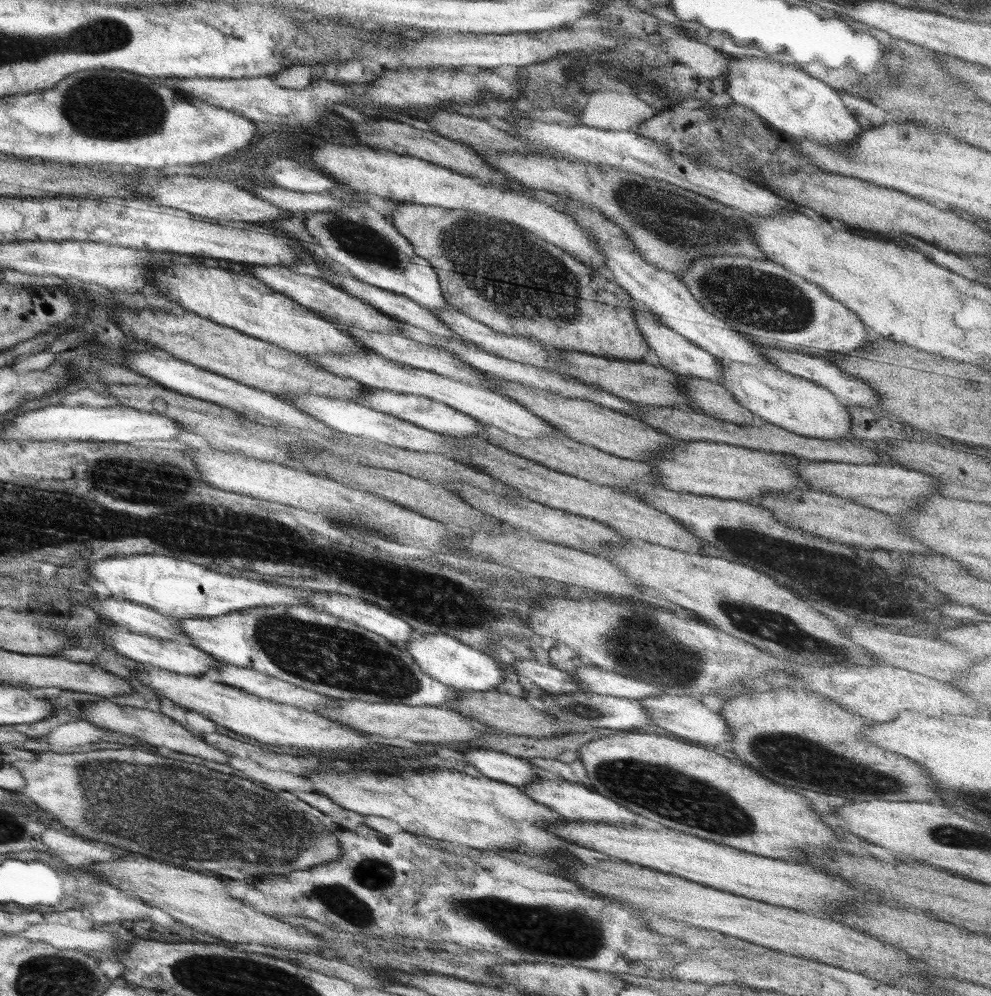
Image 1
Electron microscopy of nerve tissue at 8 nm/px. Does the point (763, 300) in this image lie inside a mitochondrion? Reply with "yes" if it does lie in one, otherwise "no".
yes

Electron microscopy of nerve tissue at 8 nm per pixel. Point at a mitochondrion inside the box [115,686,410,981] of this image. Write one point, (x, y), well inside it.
(337, 898)

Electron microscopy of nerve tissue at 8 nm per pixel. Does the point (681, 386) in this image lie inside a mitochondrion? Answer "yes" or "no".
no

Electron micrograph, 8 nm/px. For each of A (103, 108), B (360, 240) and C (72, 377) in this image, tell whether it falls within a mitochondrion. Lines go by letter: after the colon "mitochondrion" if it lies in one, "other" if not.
A: mitochondrion
B: mitochondrion
C: other

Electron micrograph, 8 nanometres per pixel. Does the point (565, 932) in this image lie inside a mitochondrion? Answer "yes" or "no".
yes

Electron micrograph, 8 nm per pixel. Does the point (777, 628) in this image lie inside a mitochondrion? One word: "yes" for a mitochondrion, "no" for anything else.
yes

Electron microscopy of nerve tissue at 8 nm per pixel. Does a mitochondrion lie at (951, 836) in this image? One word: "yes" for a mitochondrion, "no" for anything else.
yes

